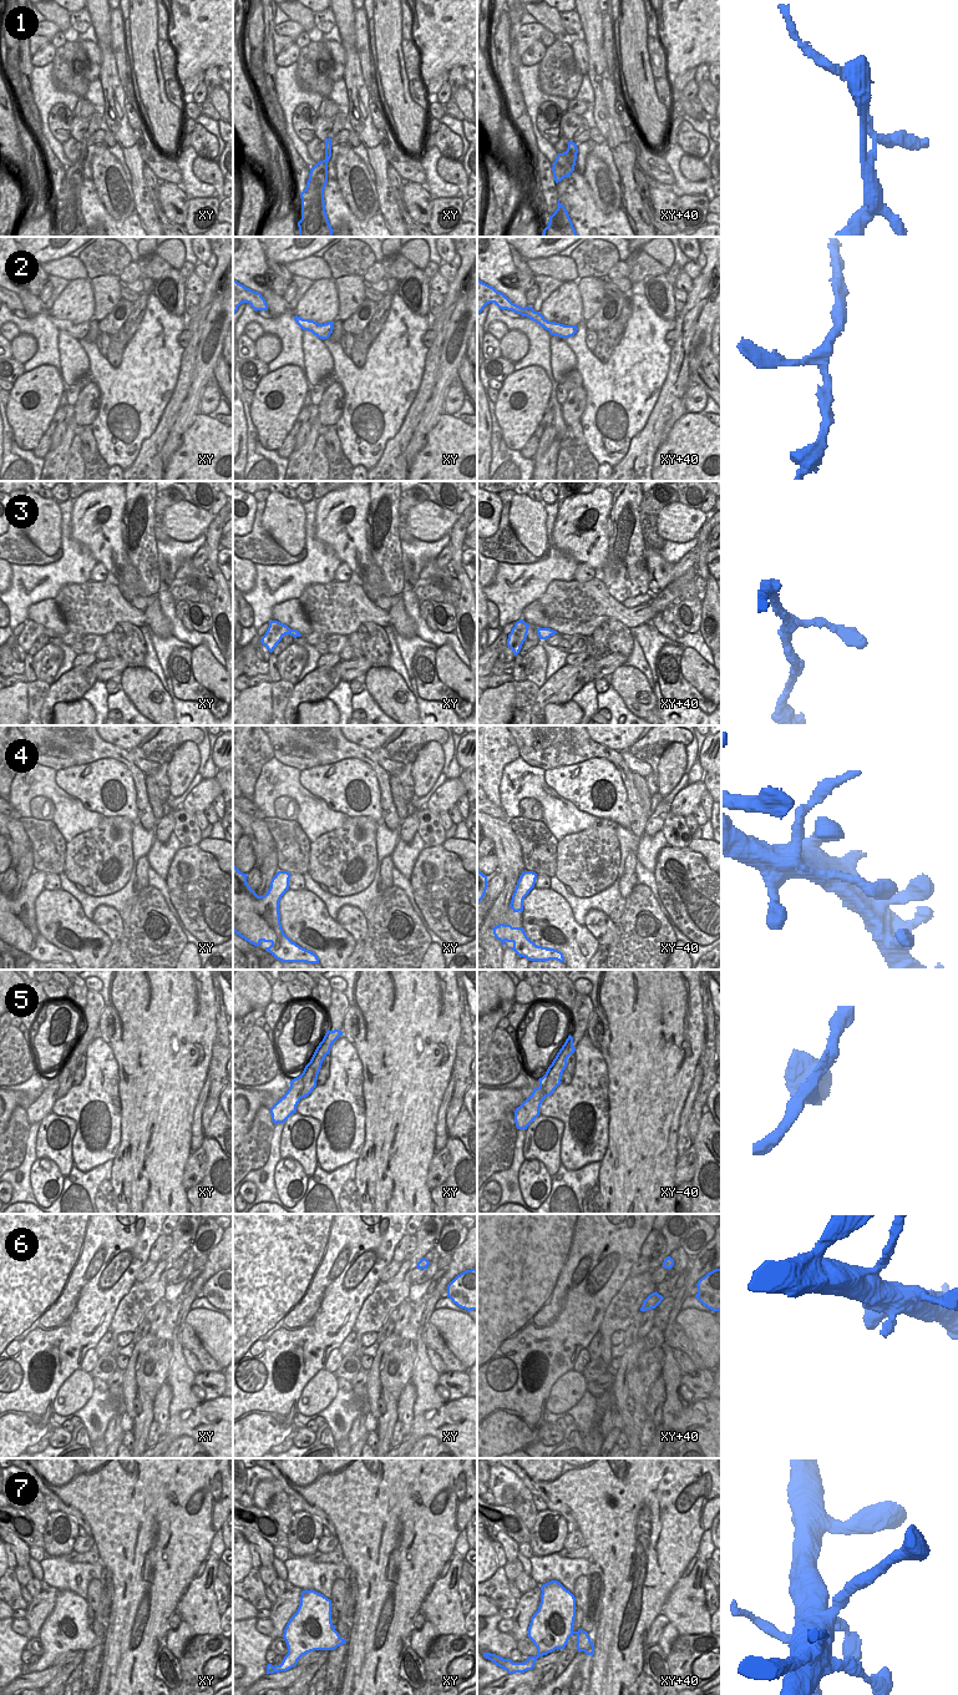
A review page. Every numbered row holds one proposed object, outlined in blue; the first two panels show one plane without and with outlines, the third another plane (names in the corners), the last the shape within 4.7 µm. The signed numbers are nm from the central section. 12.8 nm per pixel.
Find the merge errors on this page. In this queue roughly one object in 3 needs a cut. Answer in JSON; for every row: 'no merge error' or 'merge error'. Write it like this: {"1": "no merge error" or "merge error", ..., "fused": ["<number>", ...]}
{"1": "merge error", "2": "no merge error", "3": "merge error", "4": "merge error", "5": "merge error", "6": "no merge error", "7": "no merge error", "fused": ["1", "3", "4", "5"]}

